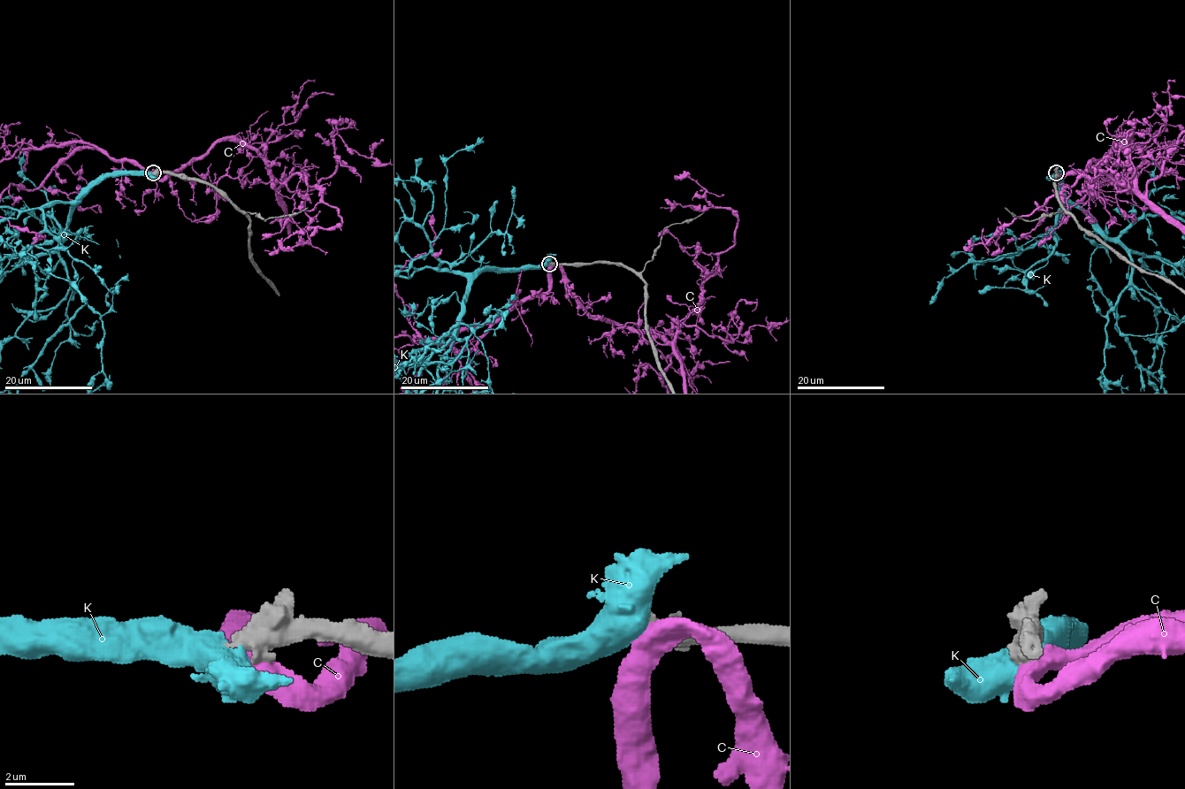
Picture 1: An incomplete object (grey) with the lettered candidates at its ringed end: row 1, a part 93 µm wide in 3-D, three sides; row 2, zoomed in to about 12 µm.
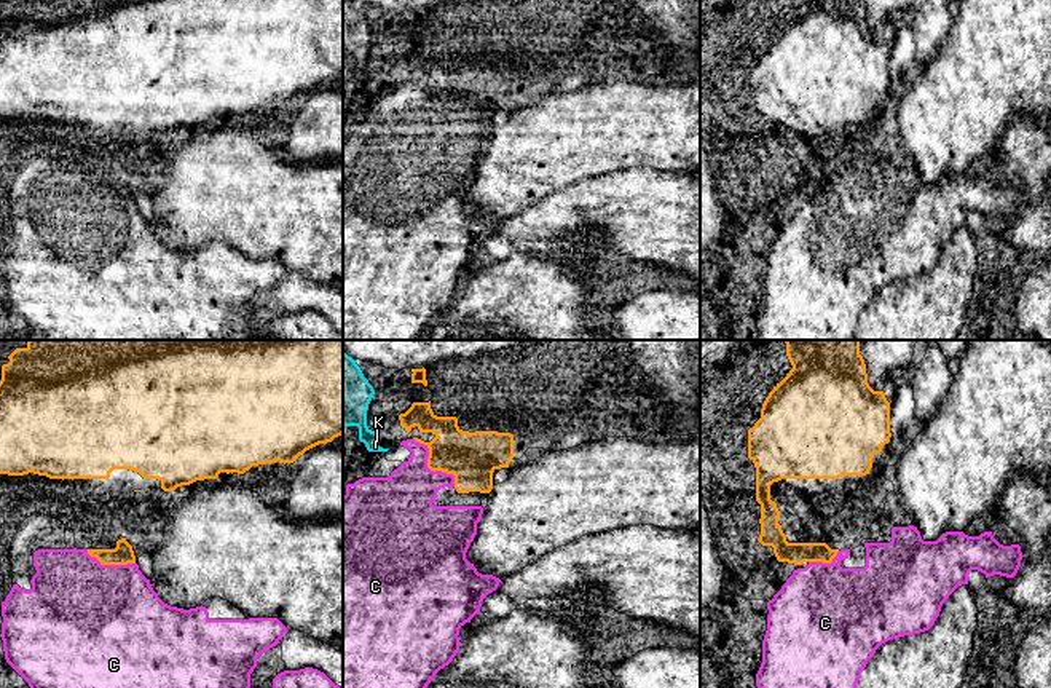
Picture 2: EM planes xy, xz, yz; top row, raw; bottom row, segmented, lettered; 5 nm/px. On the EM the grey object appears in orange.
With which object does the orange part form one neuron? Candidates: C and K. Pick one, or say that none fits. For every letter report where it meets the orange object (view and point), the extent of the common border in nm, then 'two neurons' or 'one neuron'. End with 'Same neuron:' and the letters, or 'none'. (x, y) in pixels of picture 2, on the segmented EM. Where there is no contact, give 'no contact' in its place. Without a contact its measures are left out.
C: xz (429, 468) | 320 nm | two neurons
K: no contact | two neurons
Same neuron: none

